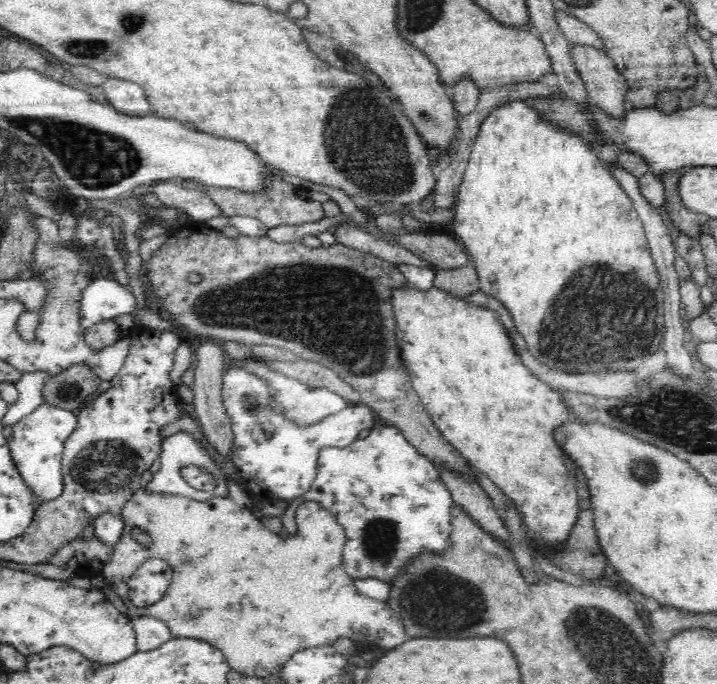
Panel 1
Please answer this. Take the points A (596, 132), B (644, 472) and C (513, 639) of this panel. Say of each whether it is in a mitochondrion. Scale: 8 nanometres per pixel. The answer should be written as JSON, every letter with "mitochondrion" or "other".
{"A":"other","B":"mitochondrion","C":"other"}

